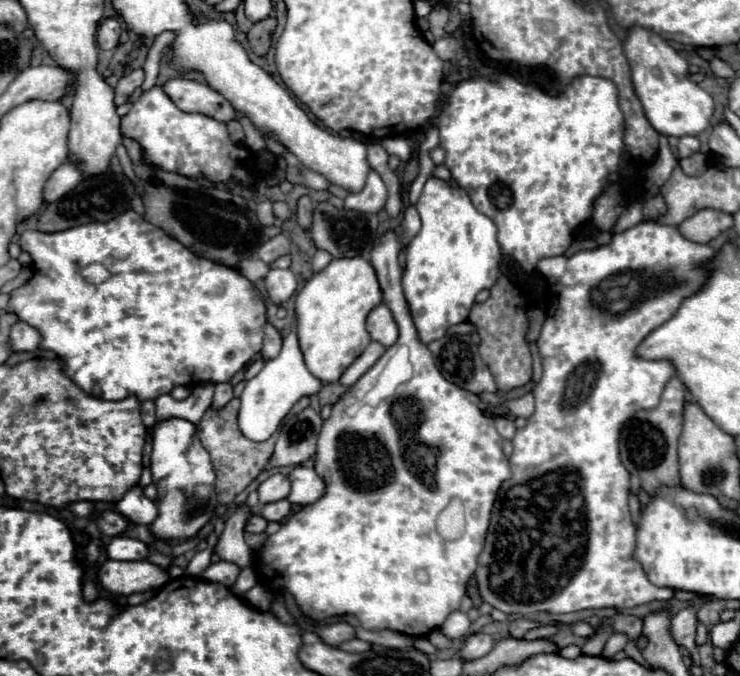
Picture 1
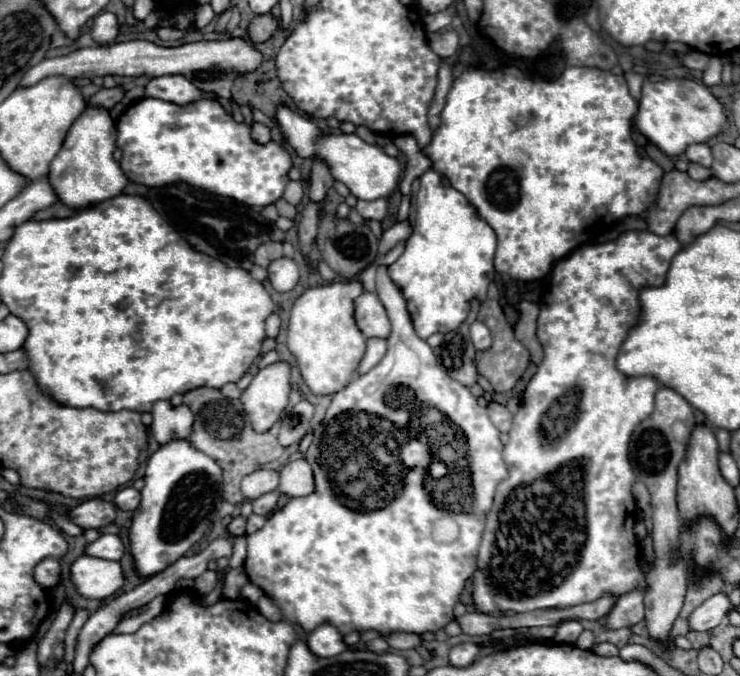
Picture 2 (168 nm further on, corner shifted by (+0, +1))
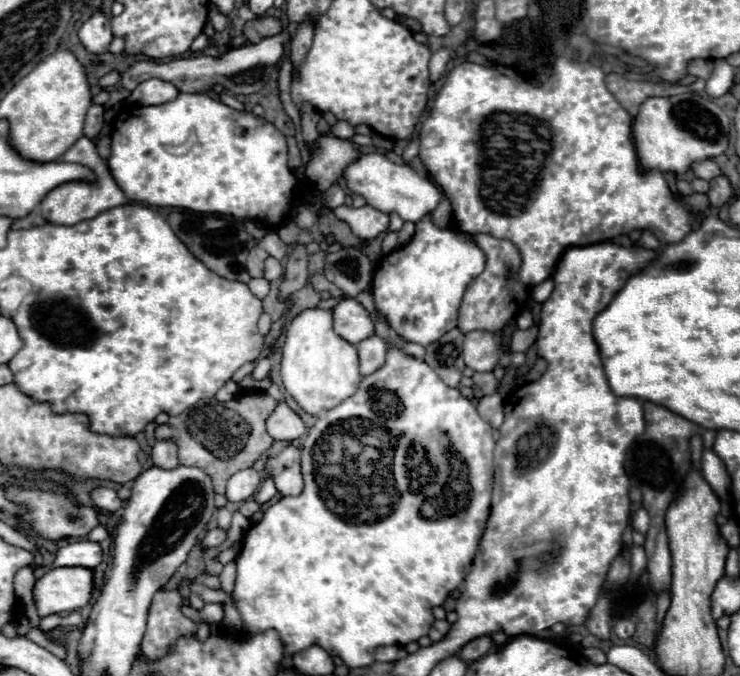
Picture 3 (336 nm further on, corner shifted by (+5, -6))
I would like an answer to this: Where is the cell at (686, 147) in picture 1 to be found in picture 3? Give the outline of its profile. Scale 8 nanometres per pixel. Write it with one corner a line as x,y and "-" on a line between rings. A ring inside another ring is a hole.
707,158
705,162
695,162
695,164
691,166
691,170
693,170
693,174
695,174
697,178
703,178
703,180
713,180
715,176
721,174
719,166
717,166
711,158

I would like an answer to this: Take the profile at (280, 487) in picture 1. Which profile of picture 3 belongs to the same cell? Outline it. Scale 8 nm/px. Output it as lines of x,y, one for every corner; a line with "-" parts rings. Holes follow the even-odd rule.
253,468
241,470
241,472
233,474
227,482
227,500
245,502
255,496
255,492
261,488
261,484
263,484
263,476
257,470
253,470

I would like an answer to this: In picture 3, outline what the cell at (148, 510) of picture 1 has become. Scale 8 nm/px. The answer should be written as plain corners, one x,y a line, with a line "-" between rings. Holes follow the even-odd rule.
97,488
97,490
93,490
91,498
97,508
107,510
107,512
117,512
123,506
123,500
117,496
117,492
113,488

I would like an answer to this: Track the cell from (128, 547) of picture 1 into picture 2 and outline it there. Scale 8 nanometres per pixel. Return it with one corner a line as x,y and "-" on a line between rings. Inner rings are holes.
100,535
94,543
88,543
84,547
84,555
118,561
124,555
124,545
118,535

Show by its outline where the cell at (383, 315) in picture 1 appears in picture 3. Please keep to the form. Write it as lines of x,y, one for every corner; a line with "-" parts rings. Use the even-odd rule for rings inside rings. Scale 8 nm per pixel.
343,298
333,308
333,328
341,338
357,344
375,334
375,320
357,300

